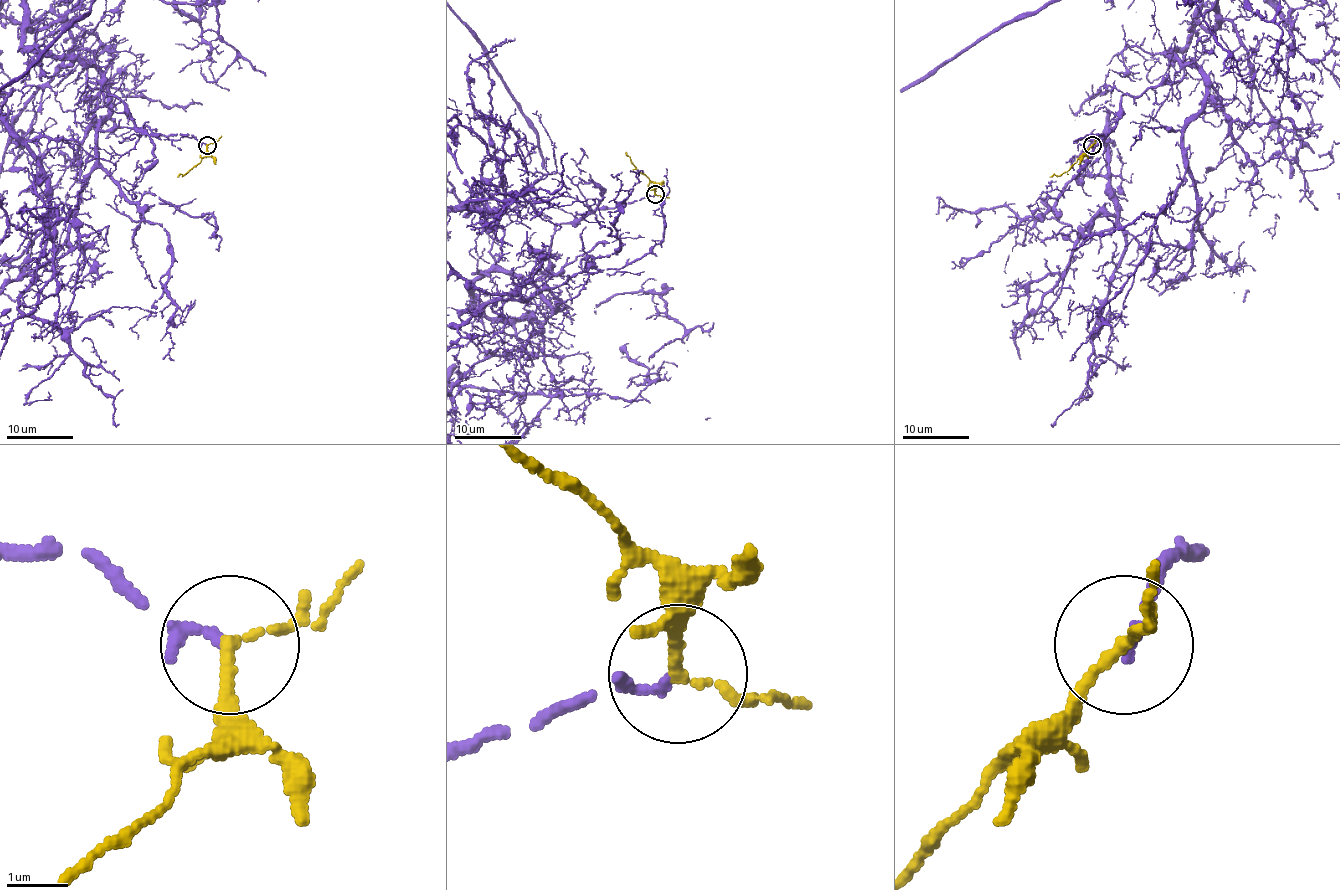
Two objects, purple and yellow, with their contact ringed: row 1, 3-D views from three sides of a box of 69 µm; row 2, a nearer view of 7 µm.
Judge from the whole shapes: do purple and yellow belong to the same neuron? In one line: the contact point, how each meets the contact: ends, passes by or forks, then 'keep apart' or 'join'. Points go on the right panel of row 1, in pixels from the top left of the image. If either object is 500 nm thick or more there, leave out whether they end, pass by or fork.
at (1092, 145); purple passes by; yellow passes by; join

